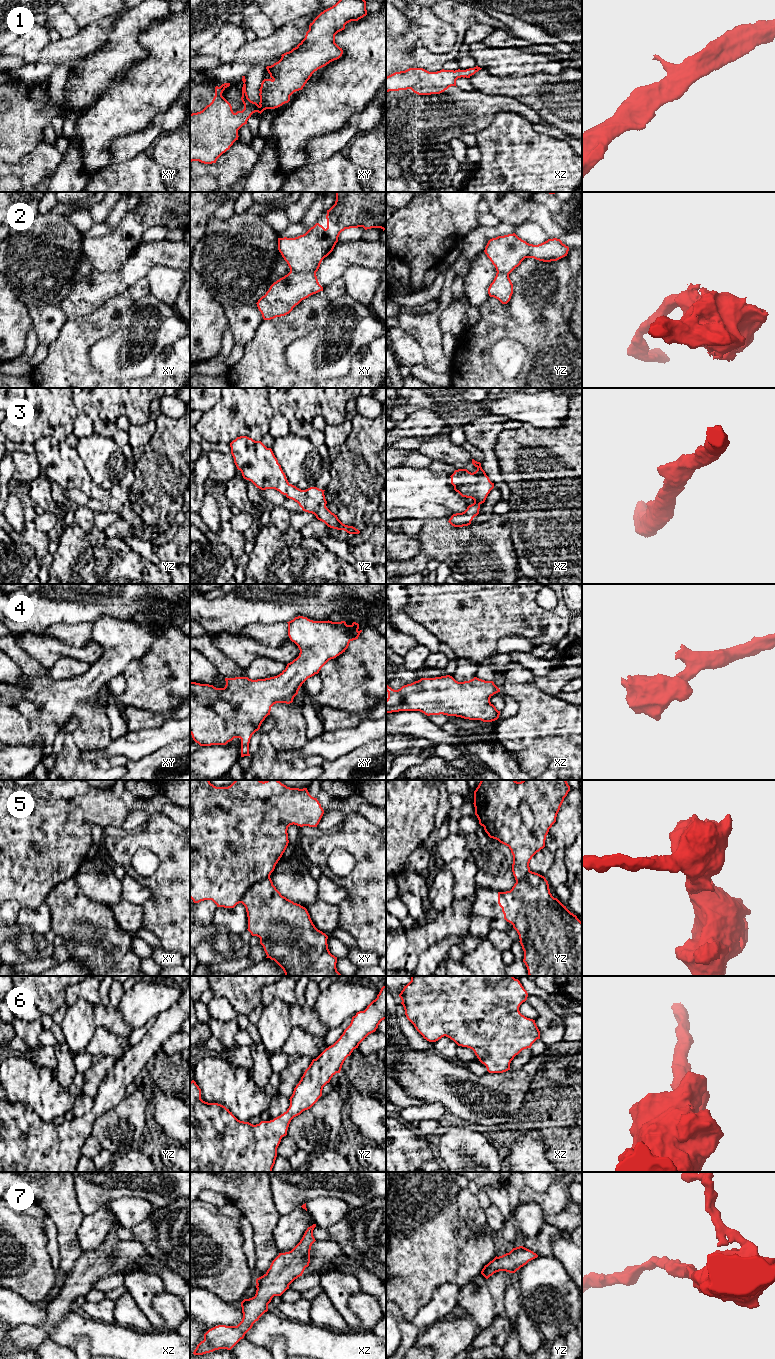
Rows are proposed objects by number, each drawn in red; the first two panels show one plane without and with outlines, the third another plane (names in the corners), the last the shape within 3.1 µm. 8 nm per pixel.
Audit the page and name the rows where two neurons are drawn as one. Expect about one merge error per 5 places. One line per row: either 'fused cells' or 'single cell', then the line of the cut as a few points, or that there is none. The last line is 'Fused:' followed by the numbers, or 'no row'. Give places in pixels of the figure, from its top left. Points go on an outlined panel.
1: single cell; no cut
2: fused cells; cut in xy along (290, 270), (313, 271), (315, 273)
3: single cell; no cut
4: single cell; no cut
5: fused cells; cut in xy along (269, 875), (253, 883), (240, 902)
6: single cell; no cut
7: single cell; no cut
Fused: 2, 5

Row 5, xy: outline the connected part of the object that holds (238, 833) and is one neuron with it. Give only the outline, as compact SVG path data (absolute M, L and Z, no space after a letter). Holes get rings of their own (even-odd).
M190 780L190 898L194 903L204 900L212 900L217 907L234 908L241 903L243 895L252 884L264 880L274 871L276 864L285 852L288 840L288 827L297 825L300 827L317 827L324 810L317 798L312 797L307 788L290 788L282 784L279 780L235 780L228 787L216 787L209 780Z

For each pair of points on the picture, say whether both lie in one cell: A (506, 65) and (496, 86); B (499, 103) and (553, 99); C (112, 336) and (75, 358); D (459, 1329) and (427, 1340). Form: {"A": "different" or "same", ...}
{"A": "different", "B": "different", "C": "same", "D": "same"}

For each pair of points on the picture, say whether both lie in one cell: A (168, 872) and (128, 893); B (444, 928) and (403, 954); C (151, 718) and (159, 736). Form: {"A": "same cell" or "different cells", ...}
{"A": "different cells", "B": "same cell", "C": "different cells"}

